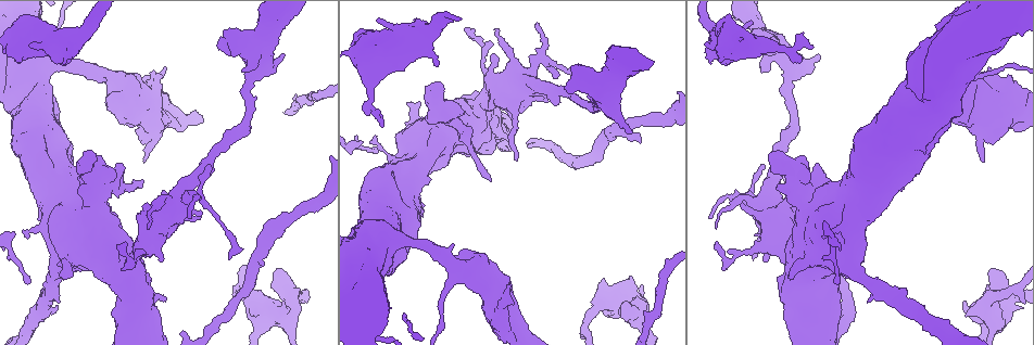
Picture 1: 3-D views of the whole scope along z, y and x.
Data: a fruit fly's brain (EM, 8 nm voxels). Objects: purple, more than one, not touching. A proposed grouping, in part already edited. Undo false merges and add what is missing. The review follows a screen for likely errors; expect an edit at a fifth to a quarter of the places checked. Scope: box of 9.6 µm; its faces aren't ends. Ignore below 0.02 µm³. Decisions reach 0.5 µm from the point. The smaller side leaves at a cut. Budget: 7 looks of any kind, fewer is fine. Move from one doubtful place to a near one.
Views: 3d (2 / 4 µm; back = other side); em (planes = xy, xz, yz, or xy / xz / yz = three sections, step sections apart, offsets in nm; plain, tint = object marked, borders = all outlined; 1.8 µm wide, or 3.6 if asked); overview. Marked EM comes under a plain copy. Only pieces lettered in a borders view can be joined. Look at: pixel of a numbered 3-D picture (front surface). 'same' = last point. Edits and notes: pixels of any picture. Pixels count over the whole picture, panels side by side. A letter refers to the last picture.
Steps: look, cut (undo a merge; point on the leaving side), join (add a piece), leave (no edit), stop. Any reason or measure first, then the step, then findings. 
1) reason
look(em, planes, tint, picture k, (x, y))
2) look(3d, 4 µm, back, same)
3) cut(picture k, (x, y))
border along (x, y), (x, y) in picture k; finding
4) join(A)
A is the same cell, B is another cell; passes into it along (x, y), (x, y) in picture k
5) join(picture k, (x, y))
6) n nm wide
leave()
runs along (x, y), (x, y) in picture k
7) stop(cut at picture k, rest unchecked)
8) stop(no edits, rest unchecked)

free end
look(3d, 2 µm, picture 1, (60, 276))

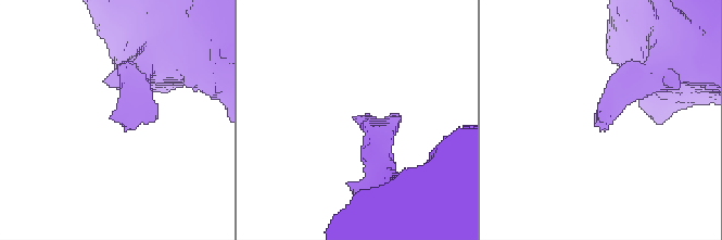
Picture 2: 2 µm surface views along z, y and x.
shape alone is not enough
look(em, xy, step 16, tint, picture 2, (118, 122))

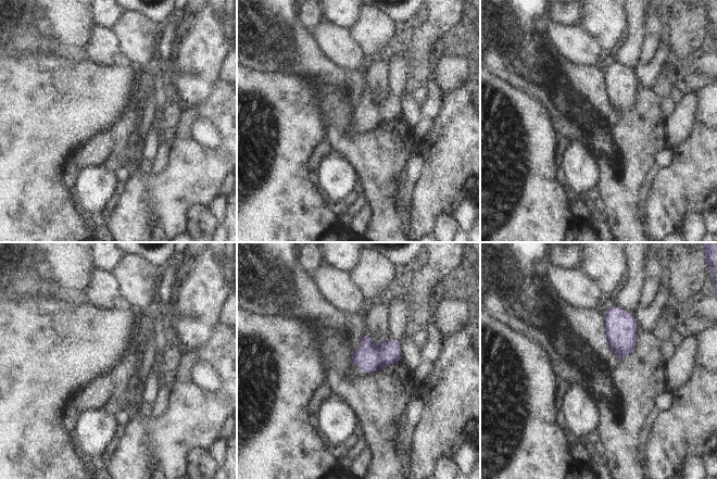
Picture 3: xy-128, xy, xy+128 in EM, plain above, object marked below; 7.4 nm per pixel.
look(em, planes, borders, same)

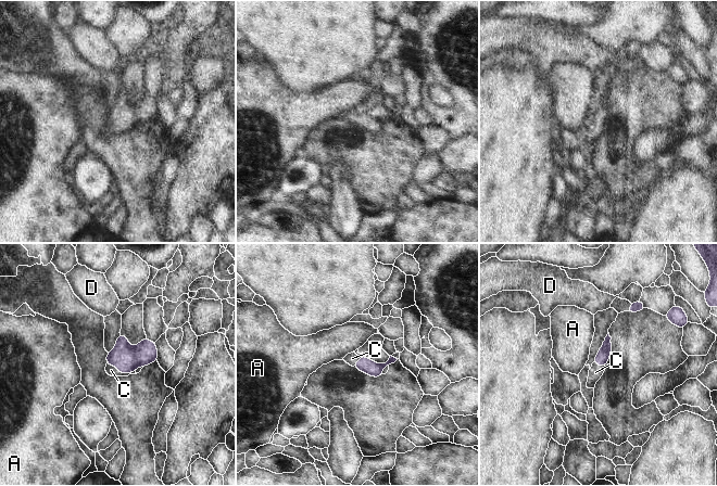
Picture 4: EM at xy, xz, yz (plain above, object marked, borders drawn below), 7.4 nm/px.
C touches over 200 nm
join(C)
C is the same cell, A and D are other cells; it goes on there

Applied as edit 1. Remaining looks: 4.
see it whole again
look(overview)

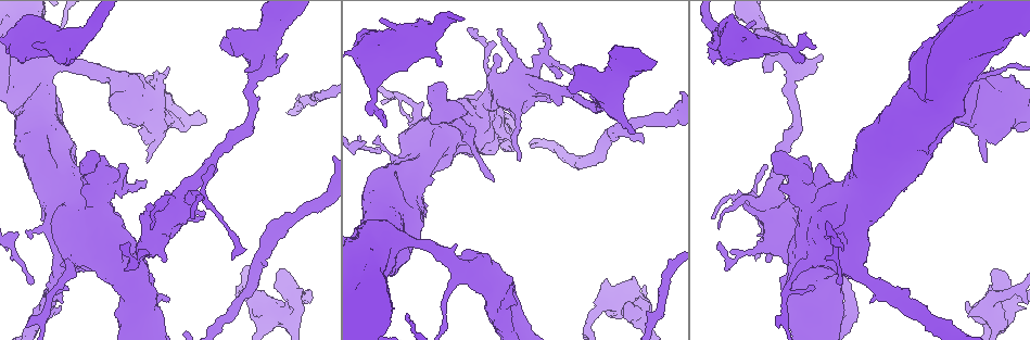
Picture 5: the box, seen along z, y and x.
abrupt turn
look(em, 3.6 µm, planes, borders, picture 5, (193, 197))

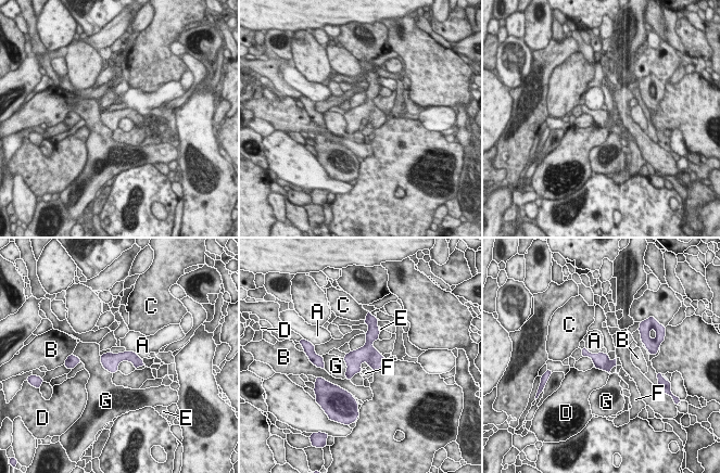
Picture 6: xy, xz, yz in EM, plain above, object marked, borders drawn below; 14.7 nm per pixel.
260 nm wide; B touches over 380 nm
leave()
A, B, C, D, E, F and G are other cells; one neuron here

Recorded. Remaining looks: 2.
an open end
look(em, planes, borders, picture 5, (442, 81))

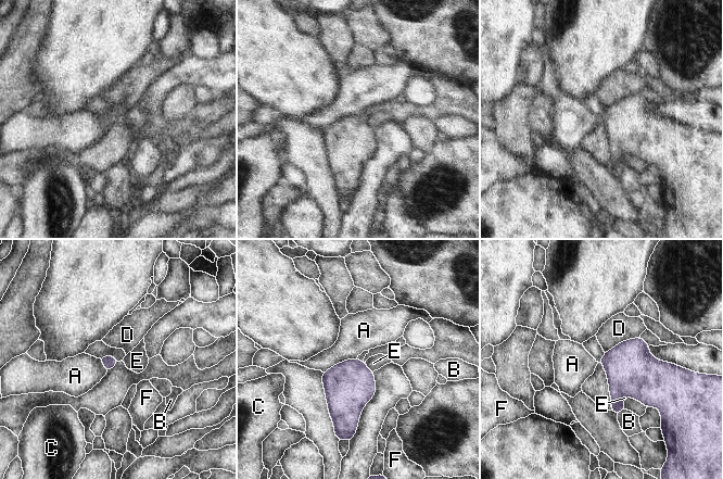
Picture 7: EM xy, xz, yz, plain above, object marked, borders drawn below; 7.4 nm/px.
leave()
A, B, C, D, E and F are other cells; border along (356, 358), (346, 358), (324, 373) in picture 7; none of them fits

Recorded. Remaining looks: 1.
stop(join at picture 4, rest unchecked)

